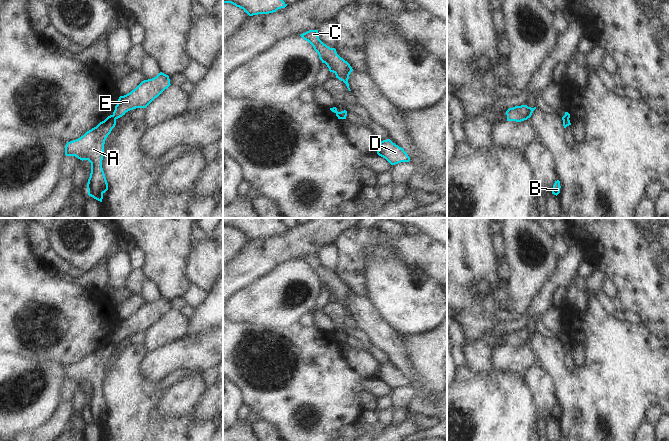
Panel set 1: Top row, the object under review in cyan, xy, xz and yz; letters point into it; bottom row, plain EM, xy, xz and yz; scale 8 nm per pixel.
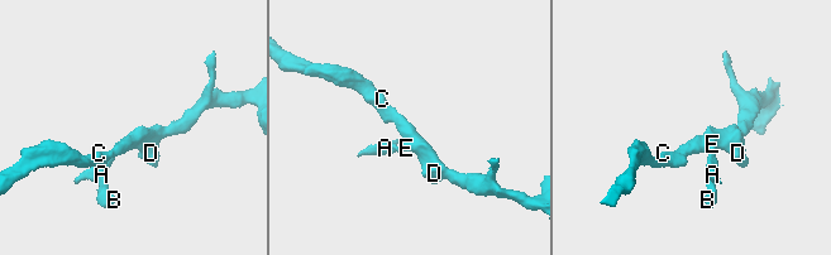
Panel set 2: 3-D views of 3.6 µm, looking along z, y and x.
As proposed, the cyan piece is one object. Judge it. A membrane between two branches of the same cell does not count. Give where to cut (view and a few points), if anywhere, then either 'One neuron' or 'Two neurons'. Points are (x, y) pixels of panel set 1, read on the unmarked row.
Split along xy (112, 339), (115, 344). Two neurons

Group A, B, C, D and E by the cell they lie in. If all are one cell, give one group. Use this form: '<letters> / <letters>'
A B / C D E

